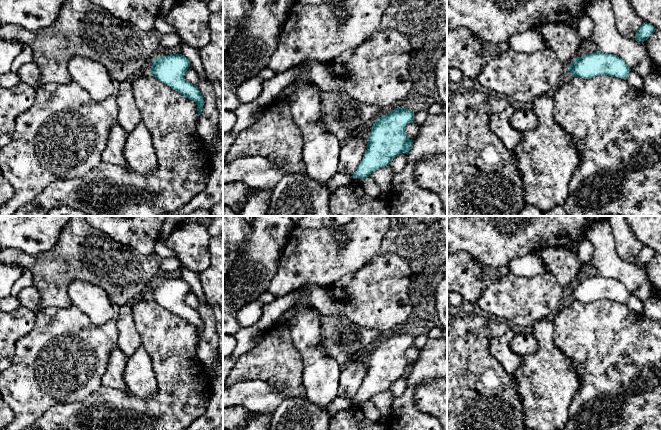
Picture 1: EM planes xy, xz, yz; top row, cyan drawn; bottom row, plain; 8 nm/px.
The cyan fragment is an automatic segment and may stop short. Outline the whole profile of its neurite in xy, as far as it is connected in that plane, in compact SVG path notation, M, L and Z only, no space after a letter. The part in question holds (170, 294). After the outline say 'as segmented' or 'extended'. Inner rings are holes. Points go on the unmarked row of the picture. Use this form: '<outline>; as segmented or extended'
M182 278L155 281L151 287L152 300L184 321L193 324L197 329L199 341L204 324L198 311L189 307L184 301L189 291L189 284Z; as segmented

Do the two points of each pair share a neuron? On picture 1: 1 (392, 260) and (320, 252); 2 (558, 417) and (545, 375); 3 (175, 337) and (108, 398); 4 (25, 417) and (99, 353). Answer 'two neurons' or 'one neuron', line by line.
1: two neurons
2: one neuron
3: one neuron
4: one neuron

